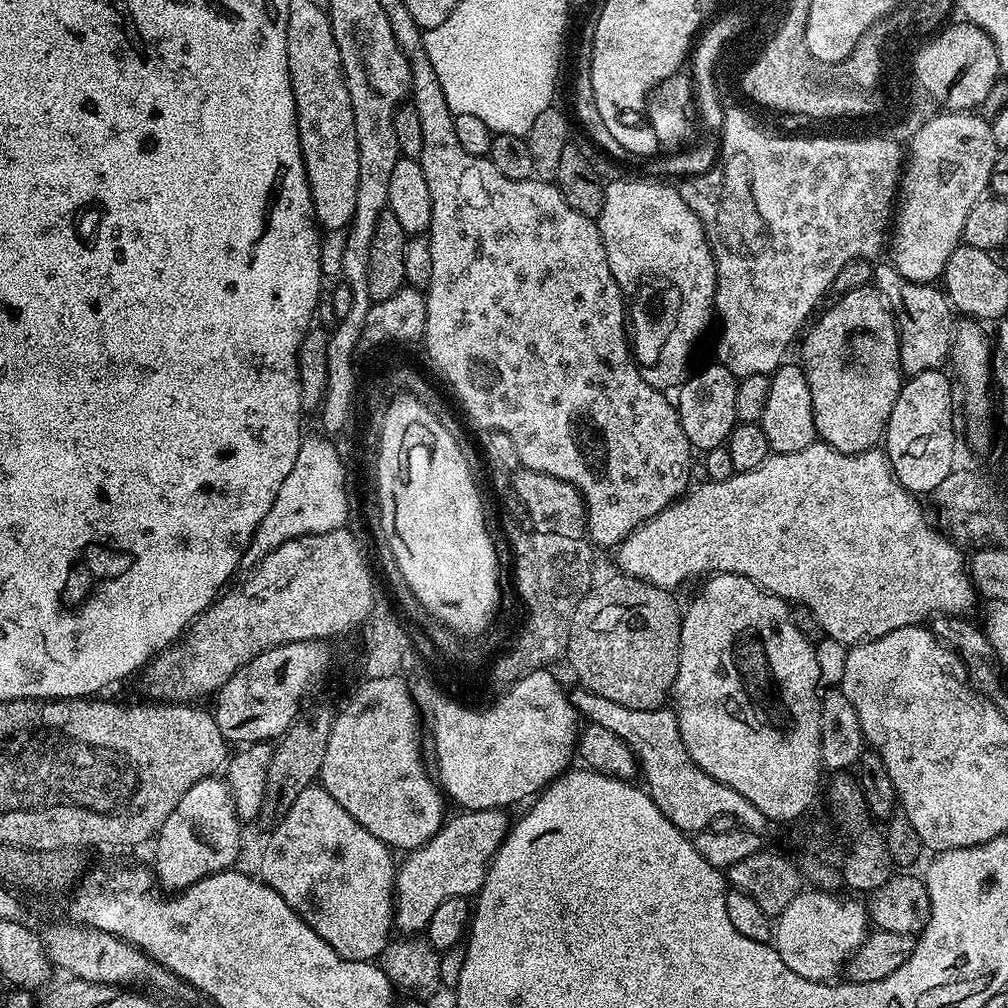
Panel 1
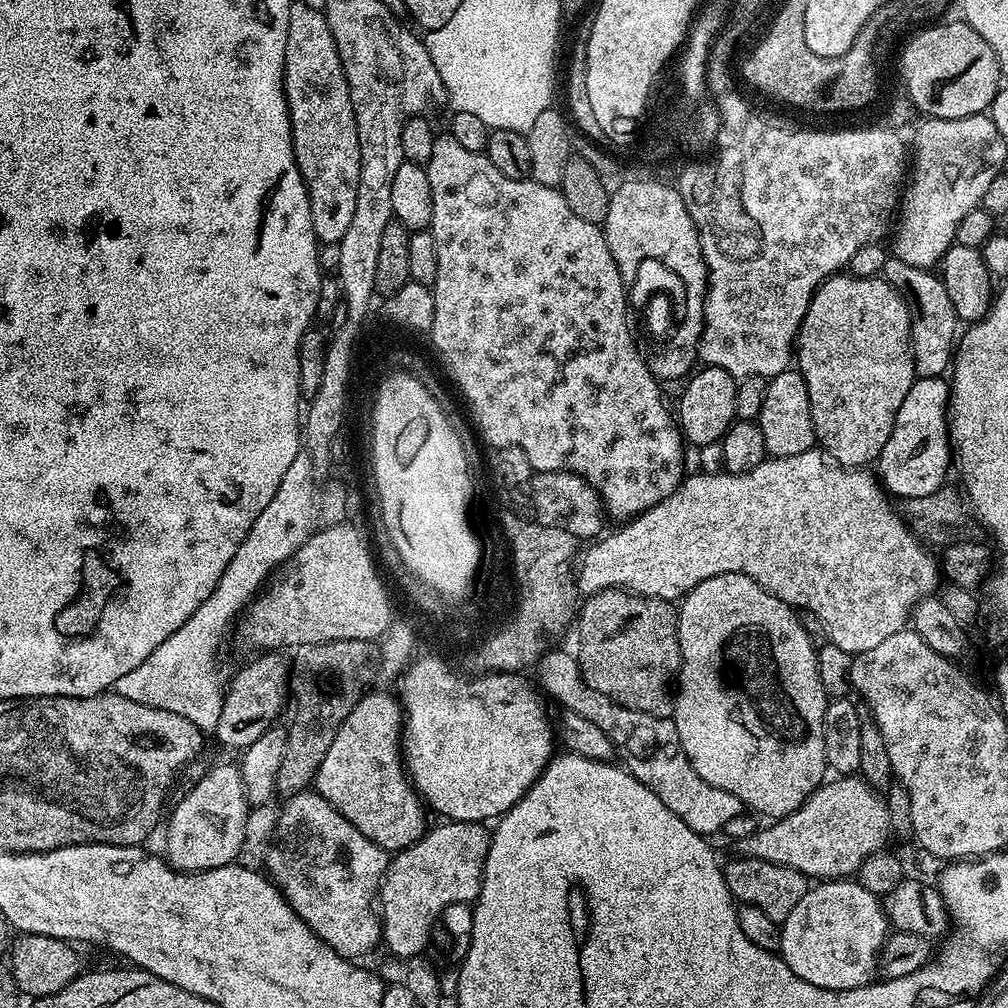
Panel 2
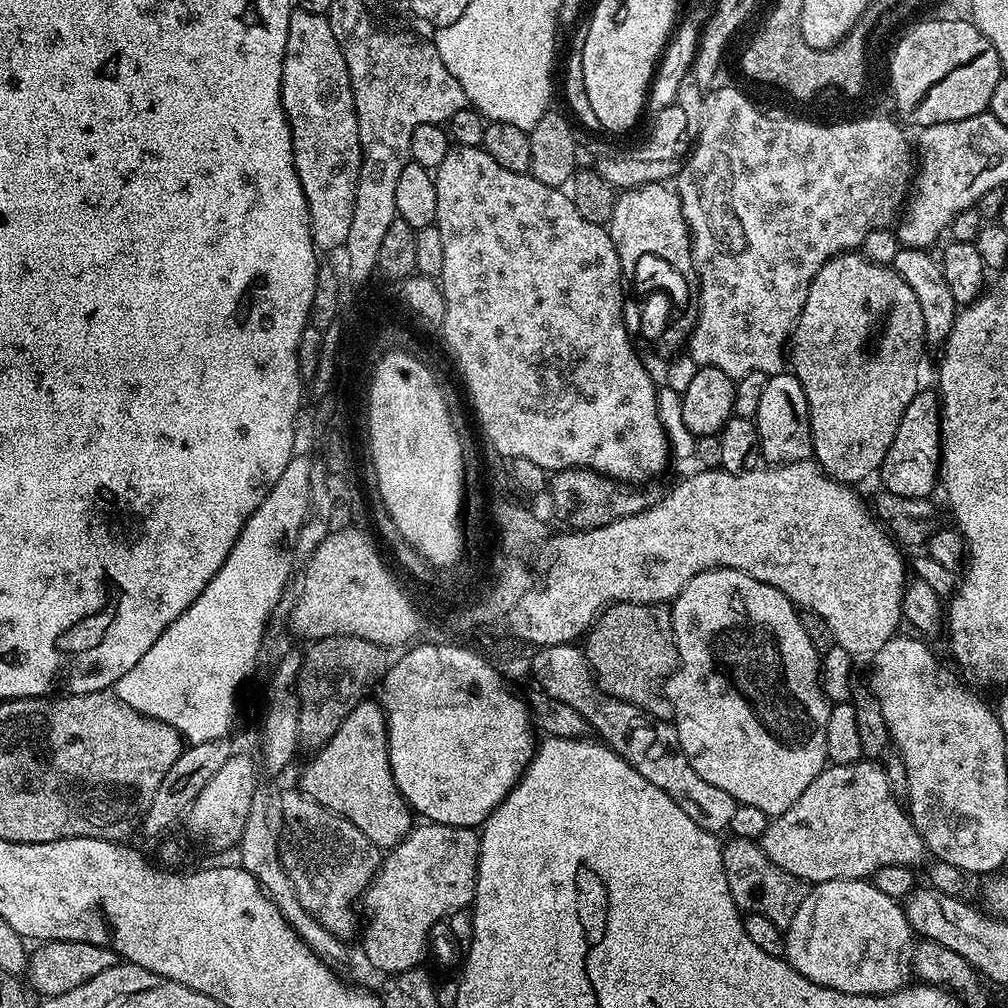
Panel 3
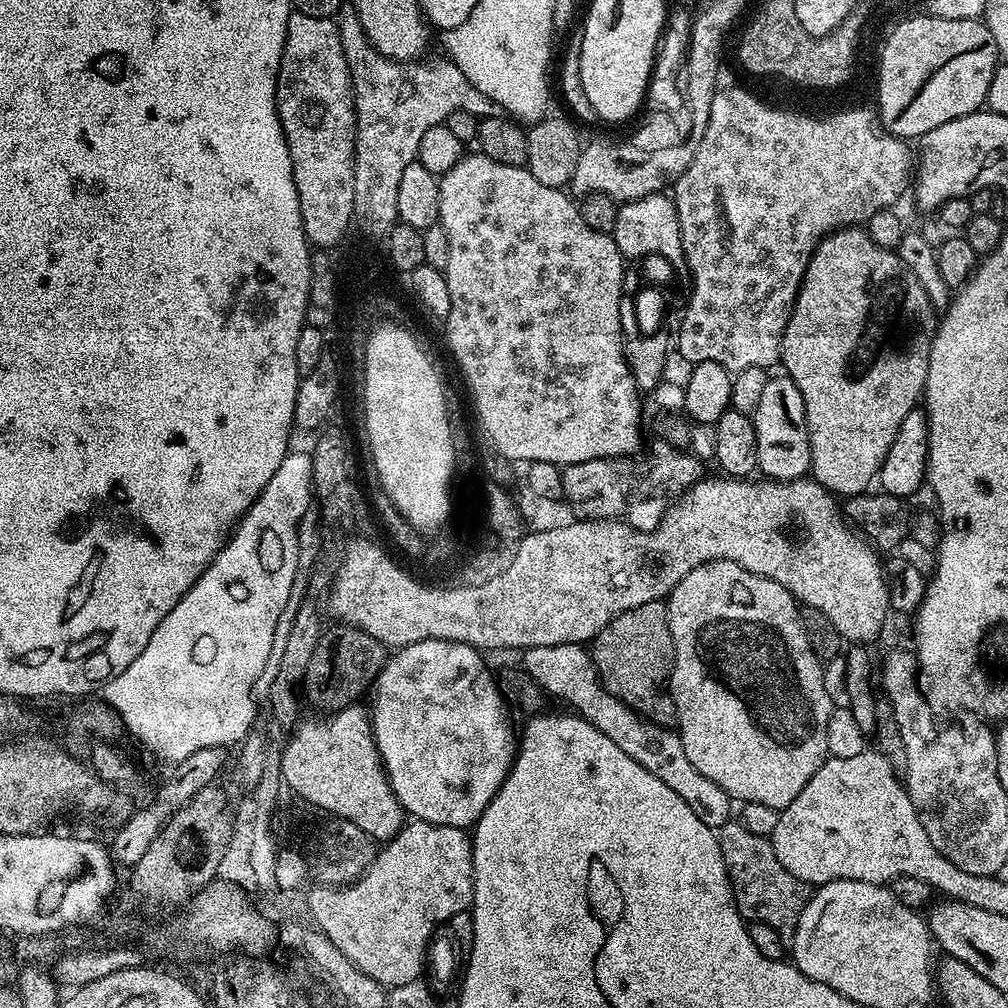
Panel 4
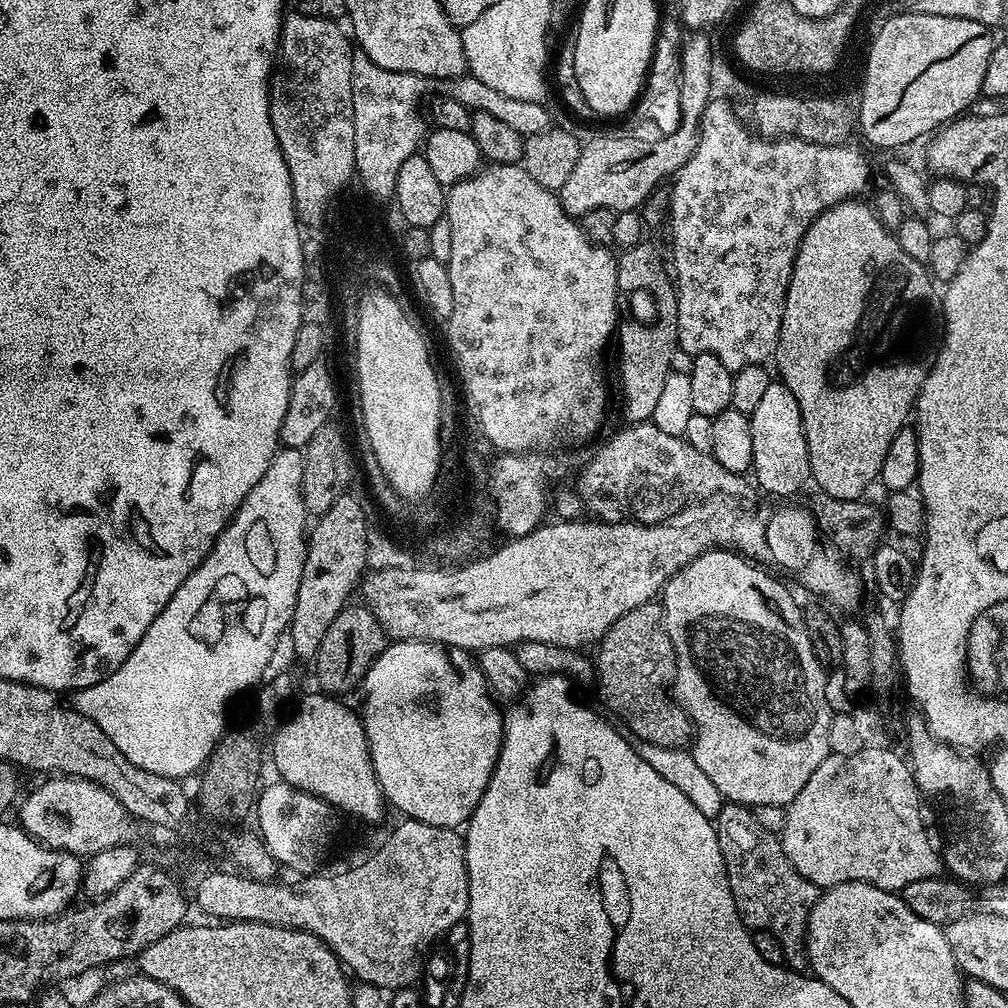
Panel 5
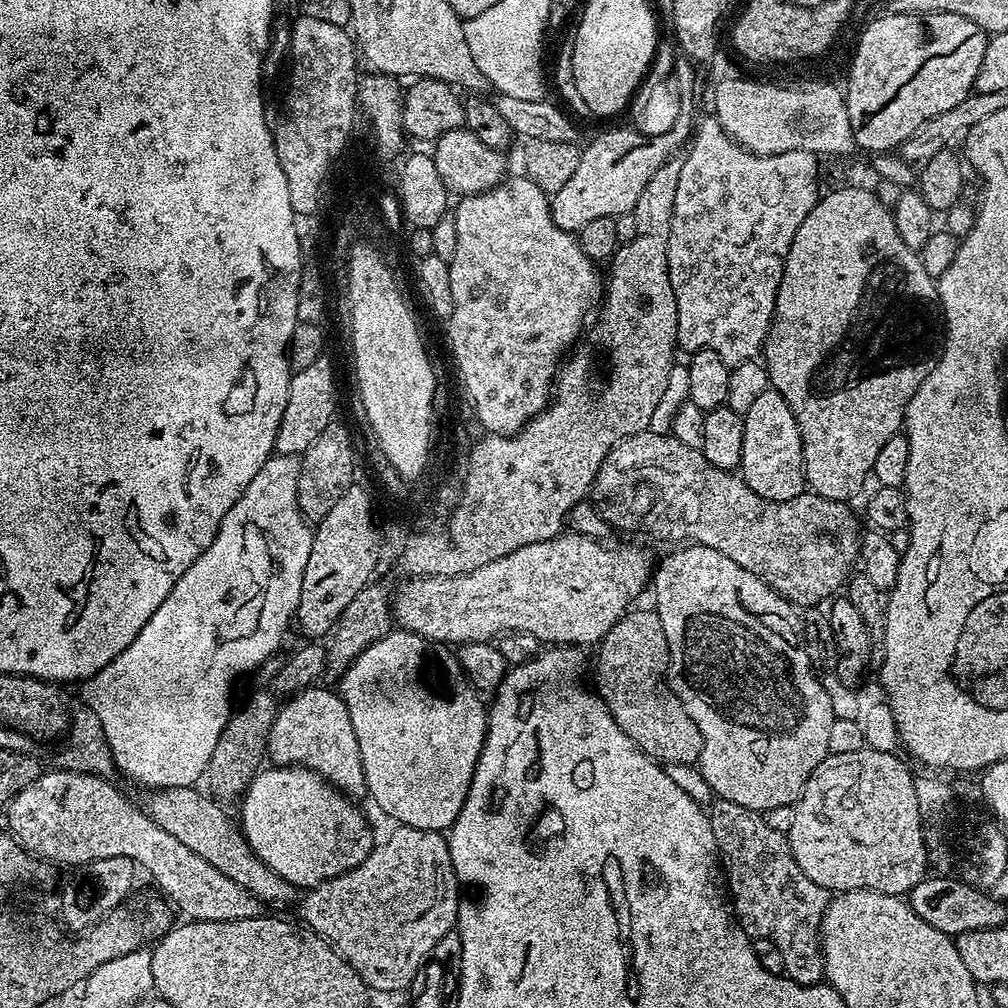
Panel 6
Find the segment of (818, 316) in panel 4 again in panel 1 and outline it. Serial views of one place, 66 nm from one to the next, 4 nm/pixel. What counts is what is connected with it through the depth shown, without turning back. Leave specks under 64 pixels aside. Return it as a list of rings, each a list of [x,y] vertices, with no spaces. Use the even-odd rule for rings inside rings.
[[[871,283],[837,296],[832,302],[824,313],[821,311],[811,321],[810,327],[803,333],[802,367],[806,382],[810,382],[810,402],[814,410],[817,437],[842,454],[856,456],[859,452],[873,451],[883,441],[884,431],[890,422],[890,410],[894,410],[894,402],[898,402],[900,388],[906,379],[900,366],[900,335],[892,309]]]

